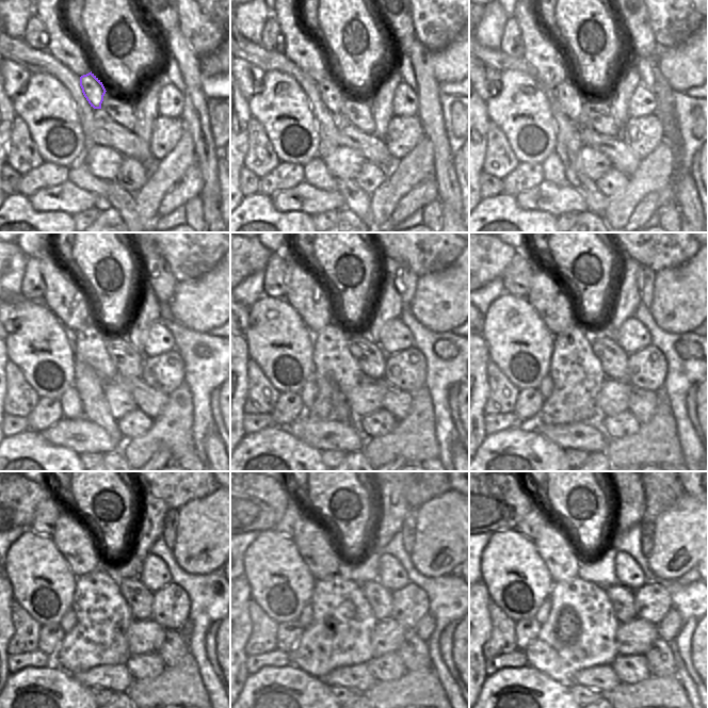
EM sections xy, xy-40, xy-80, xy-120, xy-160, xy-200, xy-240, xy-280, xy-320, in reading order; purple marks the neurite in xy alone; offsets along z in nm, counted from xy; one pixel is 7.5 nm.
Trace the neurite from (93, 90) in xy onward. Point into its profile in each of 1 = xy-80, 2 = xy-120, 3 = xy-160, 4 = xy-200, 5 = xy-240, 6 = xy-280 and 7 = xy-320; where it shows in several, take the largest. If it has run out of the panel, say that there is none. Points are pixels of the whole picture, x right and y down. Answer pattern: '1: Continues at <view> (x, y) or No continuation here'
1: Continues at xy-80 (568, 95)
2: Continues at xy-120 (89, 343)
3: Continues at xy-160 (336, 371)
4: Continues at xy-200 (577, 374)
5: Continues at xy-240 (99, 637)
6: Continues at xy-280 (339, 634)
7: Continues at xy-320 (579, 632).

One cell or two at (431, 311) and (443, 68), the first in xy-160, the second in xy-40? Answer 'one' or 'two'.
one

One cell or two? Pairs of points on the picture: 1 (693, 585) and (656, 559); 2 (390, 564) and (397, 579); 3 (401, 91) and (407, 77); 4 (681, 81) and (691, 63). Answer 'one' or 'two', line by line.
1: two
2: one
3: two
4: one

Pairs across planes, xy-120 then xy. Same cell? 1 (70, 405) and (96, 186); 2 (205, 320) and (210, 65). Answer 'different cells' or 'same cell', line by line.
1: same cell
2: same cell

